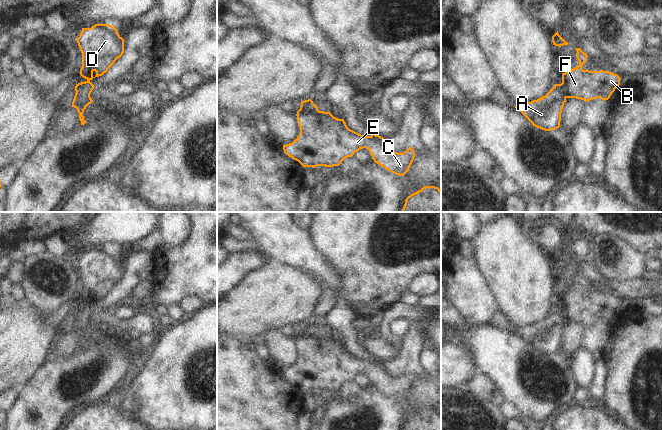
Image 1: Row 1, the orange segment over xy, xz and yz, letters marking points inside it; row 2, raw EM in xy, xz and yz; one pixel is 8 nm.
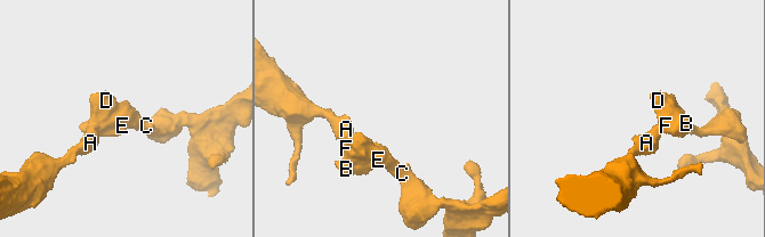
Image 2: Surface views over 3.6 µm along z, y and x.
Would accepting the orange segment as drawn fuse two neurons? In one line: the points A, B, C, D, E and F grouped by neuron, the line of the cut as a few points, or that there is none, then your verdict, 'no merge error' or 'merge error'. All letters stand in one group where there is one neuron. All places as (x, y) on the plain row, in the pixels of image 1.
groups A / B C D E F; cut xz (300, 331), (311, 336), (318, 335); merge error

